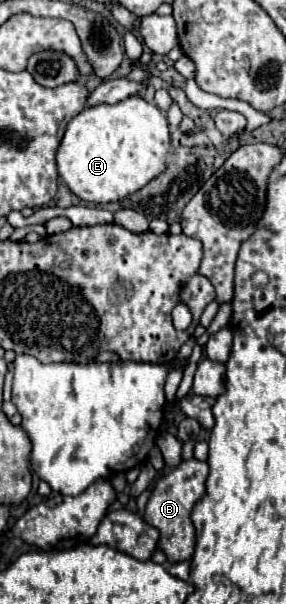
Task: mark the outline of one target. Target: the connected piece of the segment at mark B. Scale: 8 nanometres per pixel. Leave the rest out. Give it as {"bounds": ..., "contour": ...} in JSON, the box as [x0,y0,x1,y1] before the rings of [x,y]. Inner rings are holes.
{"bounds":[144,459,208,563],"contour":[[[190,459],[190,461],[182,461],[178,467],[164,473],[160,479],[156,479],[152,487],[152,495],[146,505],[144,521],[160,531],[158,549],[164,551],[170,563],[188,561],[194,553],[196,531],[190,521],[190,513],[192,513],[192,507],[206,495],[206,485],[204,485],[206,477],[208,477],[208,463]]]}

